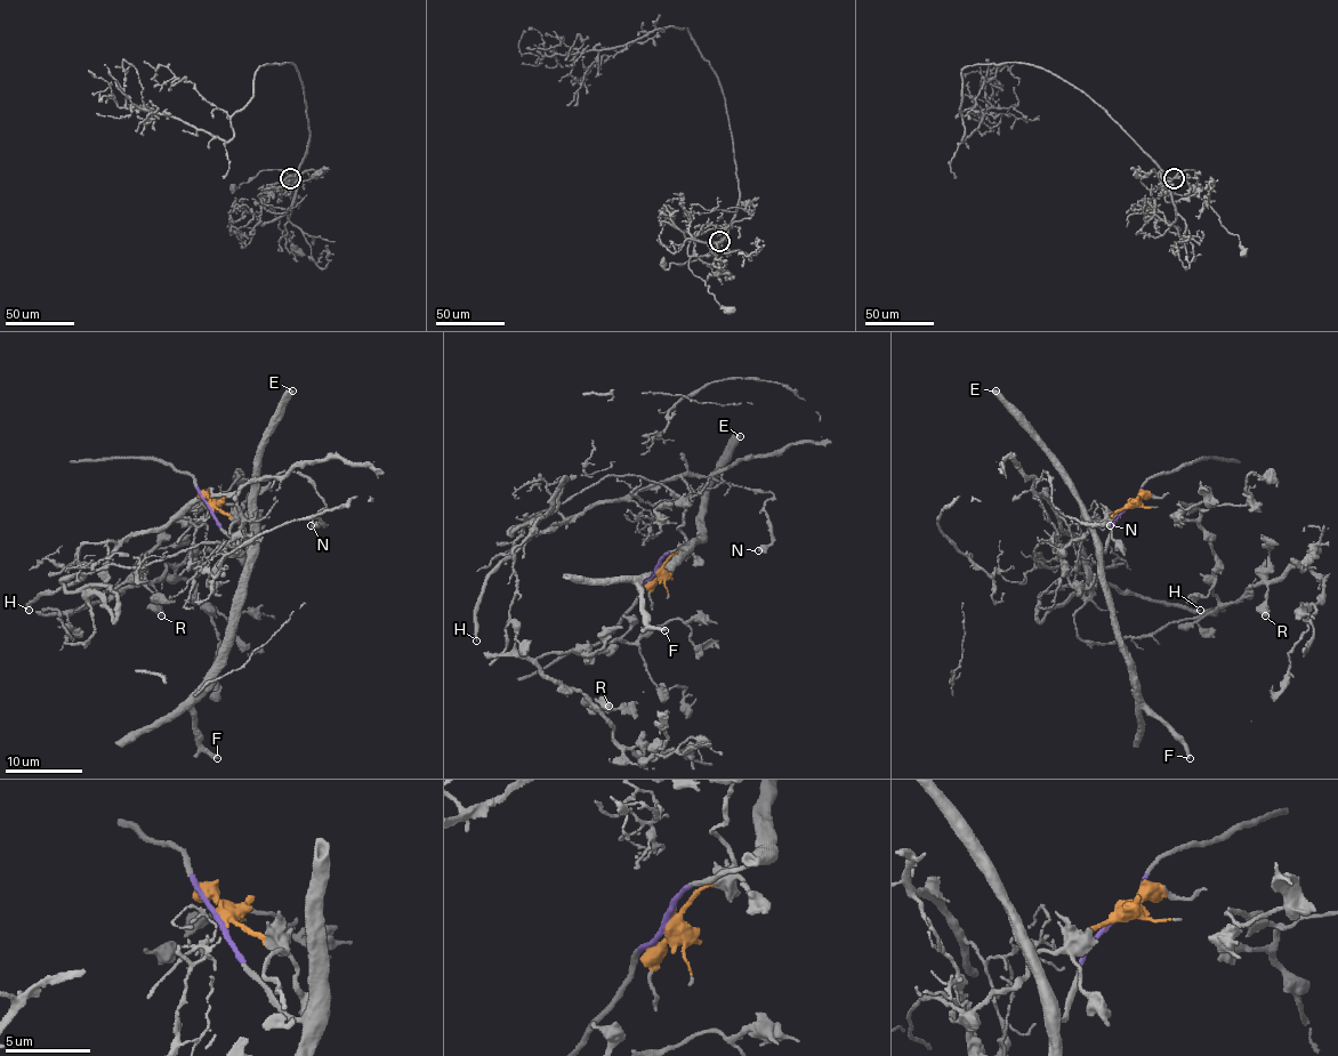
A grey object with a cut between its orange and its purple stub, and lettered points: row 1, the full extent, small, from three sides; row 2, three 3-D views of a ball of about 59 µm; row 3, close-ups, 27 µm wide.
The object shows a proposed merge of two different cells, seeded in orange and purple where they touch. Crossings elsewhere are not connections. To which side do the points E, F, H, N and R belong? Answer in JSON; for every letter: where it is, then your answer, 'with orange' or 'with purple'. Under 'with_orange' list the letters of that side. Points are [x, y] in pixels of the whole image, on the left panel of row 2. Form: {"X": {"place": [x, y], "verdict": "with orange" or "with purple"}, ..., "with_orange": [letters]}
{"E": {"place": [292, 391], "verdict": "with purple"}, "F": {"place": [217, 758], "verdict": "with purple"}, "H": {"place": [29, 610], "verdict": "with orange"}, "N": {"place": [311, 525], "verdict": "with orange"}, "R": {"place": [161, 615], "verdict": "with orange"}, "with_orange": ["H", "N", "R"]}

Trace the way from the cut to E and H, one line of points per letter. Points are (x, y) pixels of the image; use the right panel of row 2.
E: (1127, 506), (1112, 530), (1104, 550), (1065, 469), (996, 391)
H: (1127, 506), (1094, 520), (1062, 547), (1040, 543), (1034, 558), (1044, 566), (1068, 564), (1135, 595), (1200, 611)

